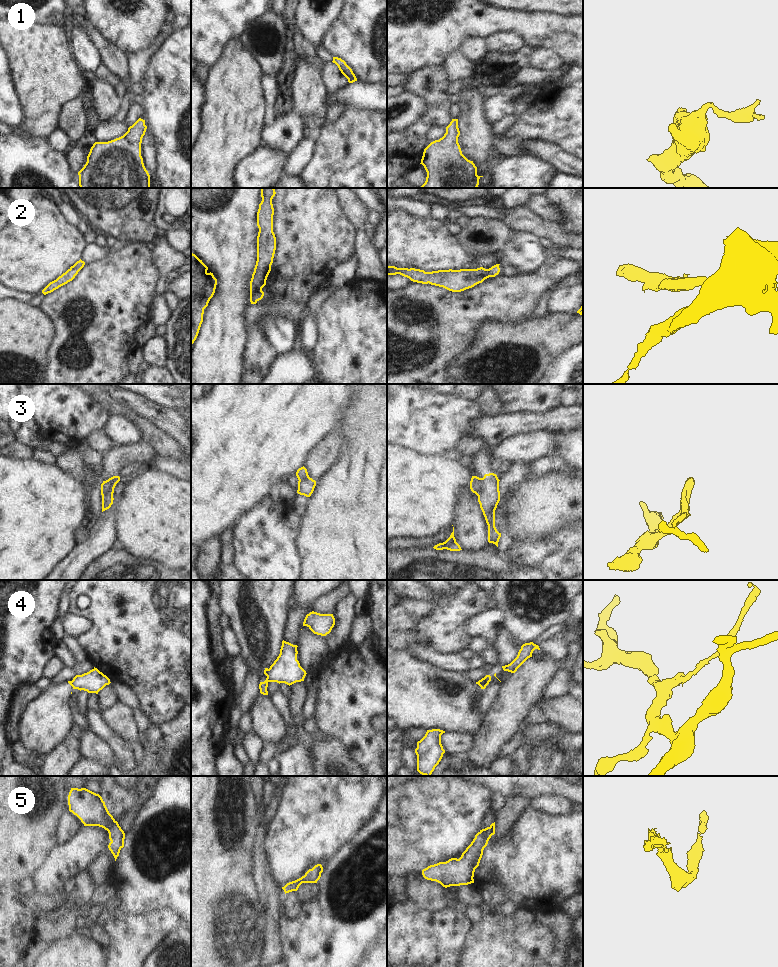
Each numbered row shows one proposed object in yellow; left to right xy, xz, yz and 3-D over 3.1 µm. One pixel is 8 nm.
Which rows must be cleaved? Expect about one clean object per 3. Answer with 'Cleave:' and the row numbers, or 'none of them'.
Cleave: 3, 4

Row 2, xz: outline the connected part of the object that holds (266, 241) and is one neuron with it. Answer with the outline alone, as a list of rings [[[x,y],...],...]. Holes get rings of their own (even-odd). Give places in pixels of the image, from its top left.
[[[261,188],[262,201],[257,212],[257,261],[250,281],[250,302],[256,304],[264,296],[262,288],[267,277],[276,250],[276,237],[273,232],[274,208],[272,199],[276,192],[274,188]]]

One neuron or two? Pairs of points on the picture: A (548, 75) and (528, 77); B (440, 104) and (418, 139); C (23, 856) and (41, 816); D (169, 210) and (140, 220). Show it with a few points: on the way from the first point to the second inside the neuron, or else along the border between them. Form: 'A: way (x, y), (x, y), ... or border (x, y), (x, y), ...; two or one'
A: way (543, 76), (533, 76); one
B: way (435, 113), (418, 130); one
C: way (23, 846), (23, 834), (31, 826); one
D: border (156, 198), (154, 223), (158, 227); two

